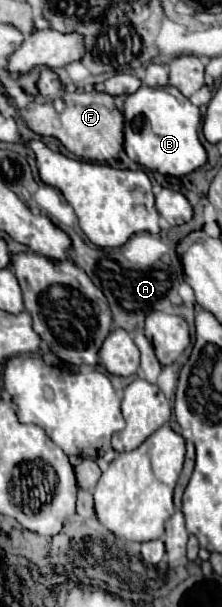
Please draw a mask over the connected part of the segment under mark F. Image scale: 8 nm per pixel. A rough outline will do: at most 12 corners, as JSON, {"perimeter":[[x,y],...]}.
{"perimeter":[[43,71],[45,99],[19,113],[81,159],[109,163],[123,151],[123,113],[111,95],[67,93]]}

